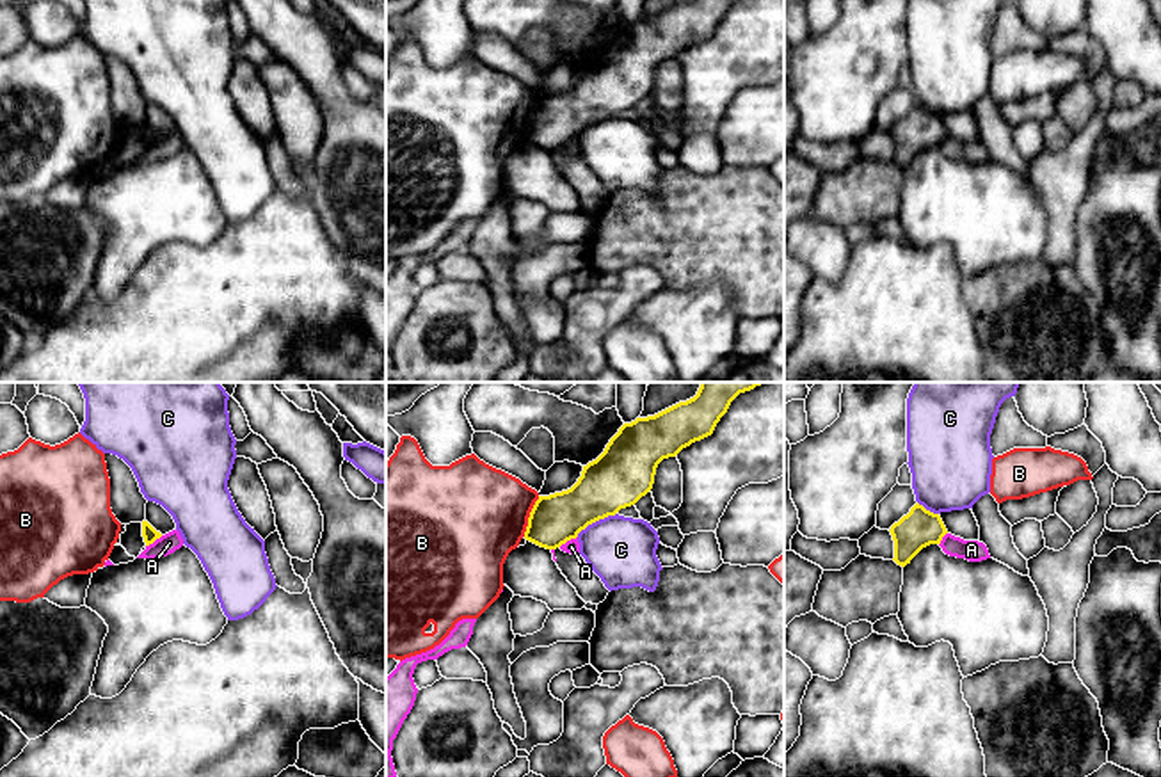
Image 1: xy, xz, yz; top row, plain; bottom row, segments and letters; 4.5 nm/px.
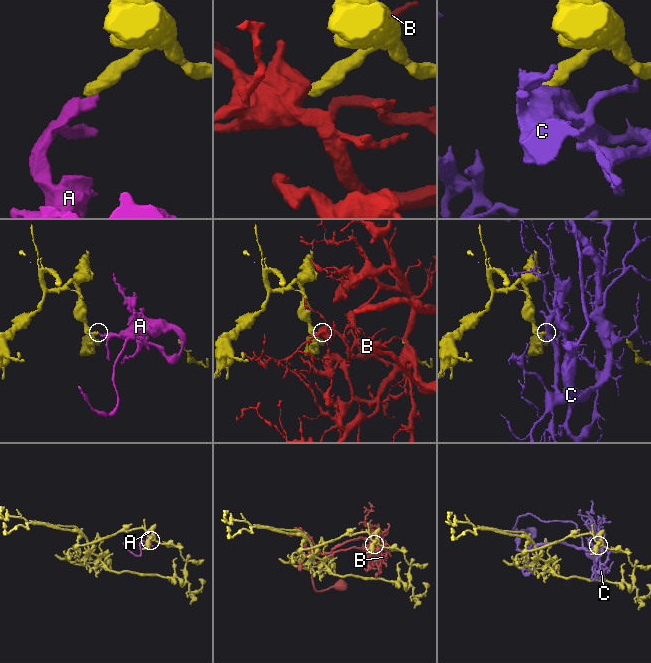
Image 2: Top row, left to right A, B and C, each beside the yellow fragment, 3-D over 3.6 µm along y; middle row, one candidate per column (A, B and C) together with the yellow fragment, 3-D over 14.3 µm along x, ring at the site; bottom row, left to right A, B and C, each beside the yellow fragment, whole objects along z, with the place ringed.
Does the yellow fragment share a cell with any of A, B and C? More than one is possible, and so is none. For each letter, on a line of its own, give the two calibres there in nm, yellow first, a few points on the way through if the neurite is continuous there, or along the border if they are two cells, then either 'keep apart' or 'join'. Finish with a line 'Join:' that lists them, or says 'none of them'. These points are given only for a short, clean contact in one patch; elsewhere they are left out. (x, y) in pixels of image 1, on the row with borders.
A: calibres 220 and 70 nm; border xz (576, 536), (559, 546); keep apart
B: calibres 220 and 460 nm; keep apart
C: calibres 280 and 300 nm; border xz (616, 512), (589, 523), (576, 536); keep apart
Join: none of them

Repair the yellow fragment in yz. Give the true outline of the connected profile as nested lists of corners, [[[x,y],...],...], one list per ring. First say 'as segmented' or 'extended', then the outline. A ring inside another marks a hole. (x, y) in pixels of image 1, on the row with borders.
as segmented; [[[919,503],[894,523],[889,532],[894,541],[893,560],[901,567],[910,564],[923,548],[941,544],[942,537],[948,533],[941,516],[926,510]]]

